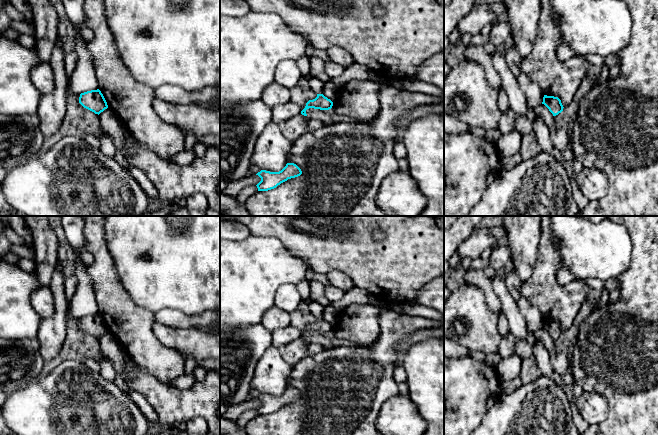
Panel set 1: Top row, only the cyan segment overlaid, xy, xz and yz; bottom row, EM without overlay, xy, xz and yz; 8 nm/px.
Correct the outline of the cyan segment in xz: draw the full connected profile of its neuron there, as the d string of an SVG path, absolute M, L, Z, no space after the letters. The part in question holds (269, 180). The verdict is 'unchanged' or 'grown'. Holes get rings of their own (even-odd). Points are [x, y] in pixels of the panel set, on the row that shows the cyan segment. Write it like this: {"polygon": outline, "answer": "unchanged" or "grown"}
{"polygon": "M287 163L286 166L279 172L270 172L261 170L256 175L261 178L261 181L256 185L258 191L268 191L276 188L281 183L288 179L298 177L302 174L301 169L294 163Z", "answer": "unchanged"}

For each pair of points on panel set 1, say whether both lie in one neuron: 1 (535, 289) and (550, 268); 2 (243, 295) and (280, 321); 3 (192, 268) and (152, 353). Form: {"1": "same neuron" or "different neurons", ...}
{"1": "same neuron", "2": "different neurons", "3": "different neurons"}

